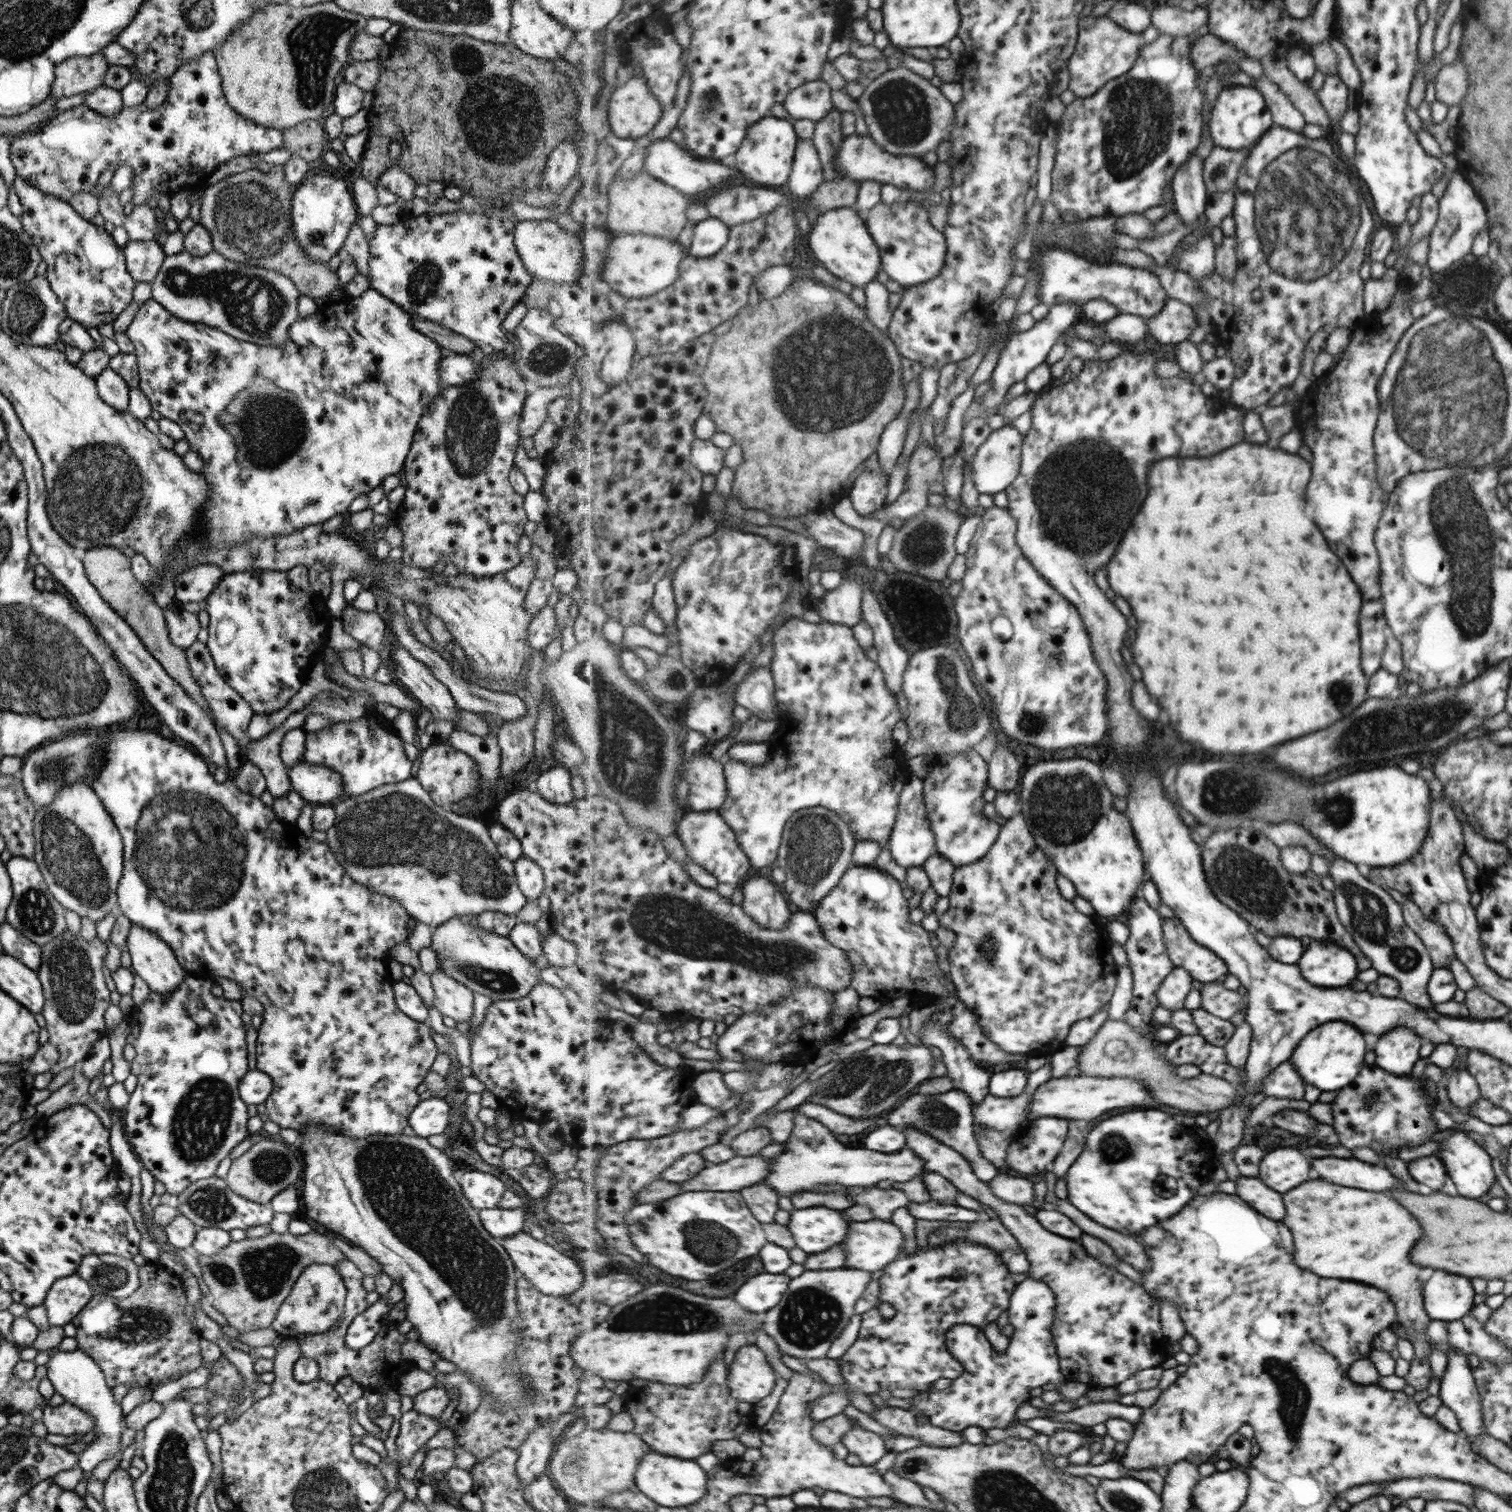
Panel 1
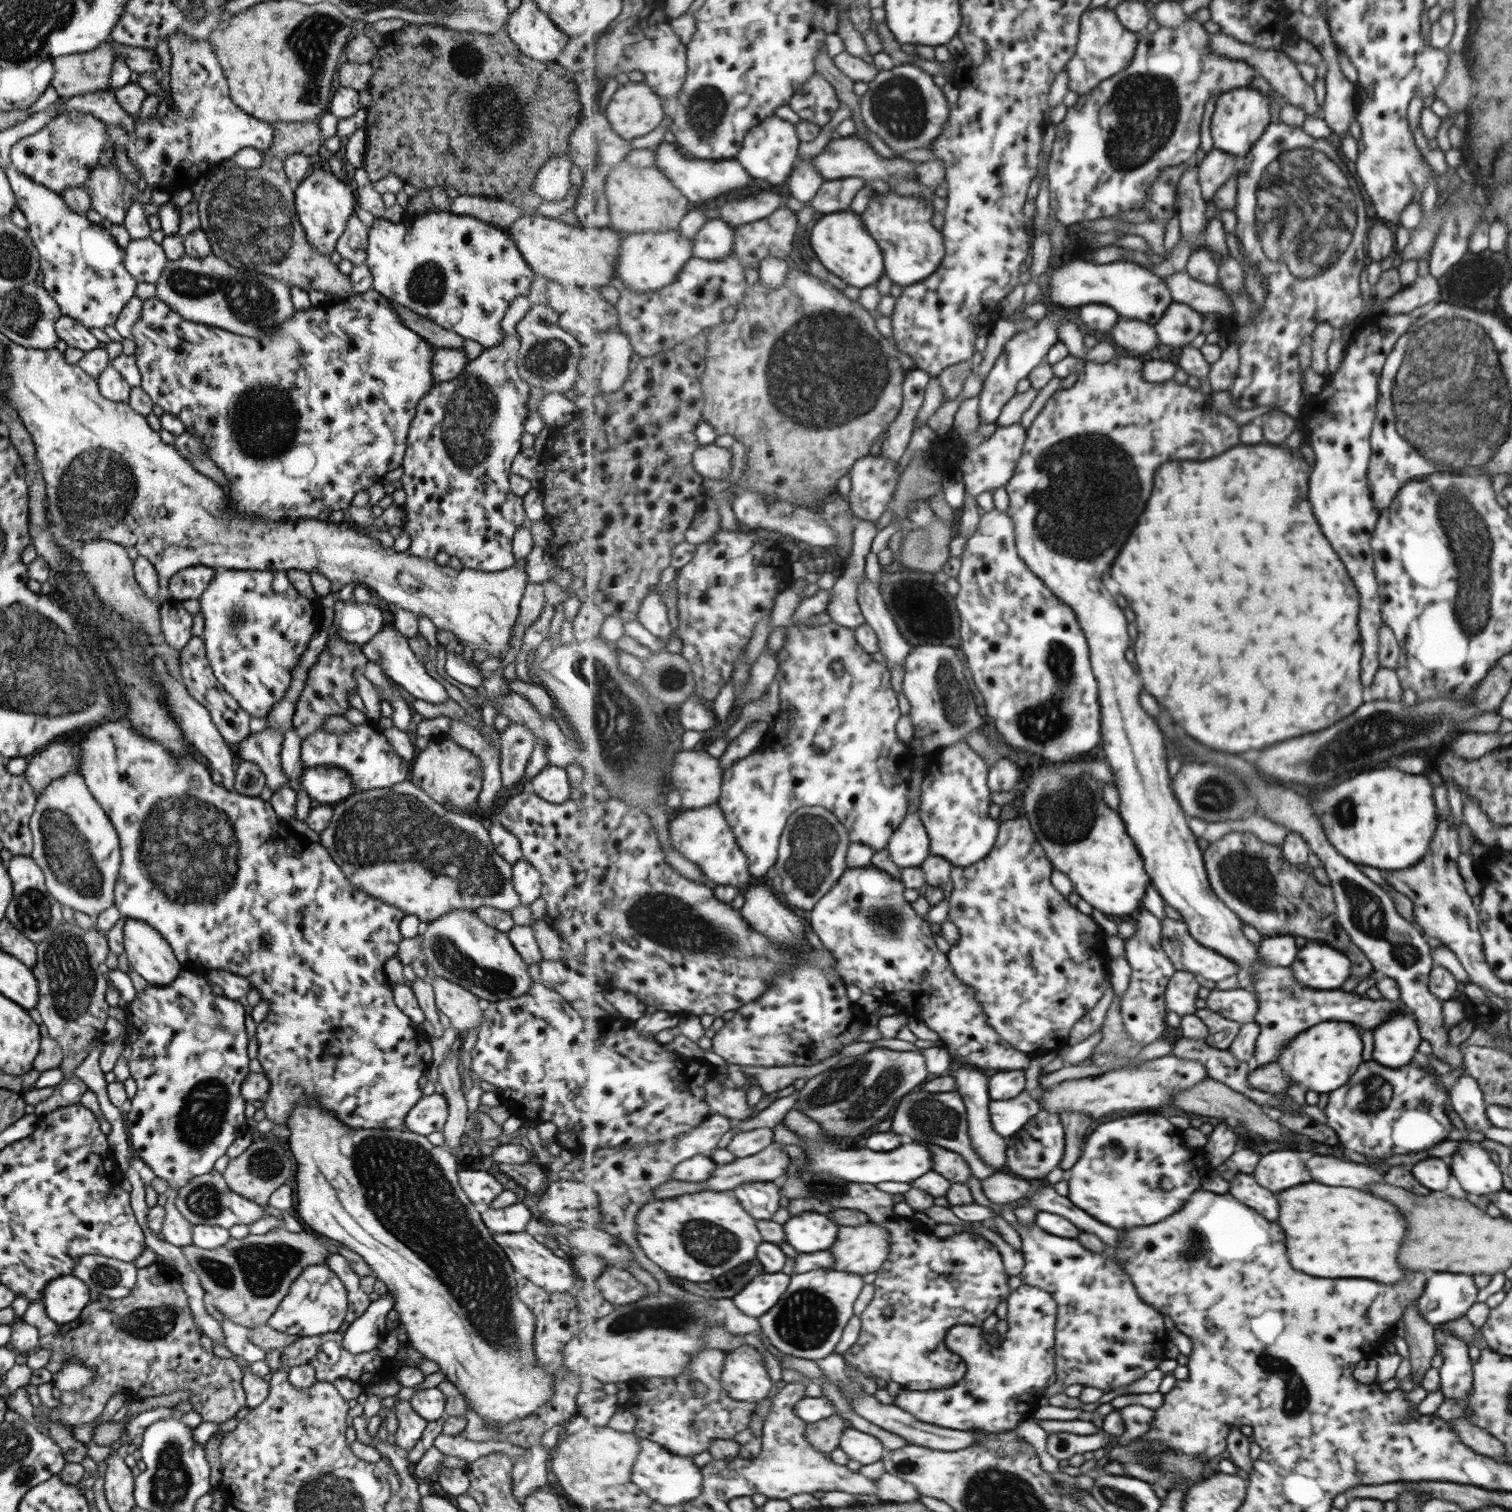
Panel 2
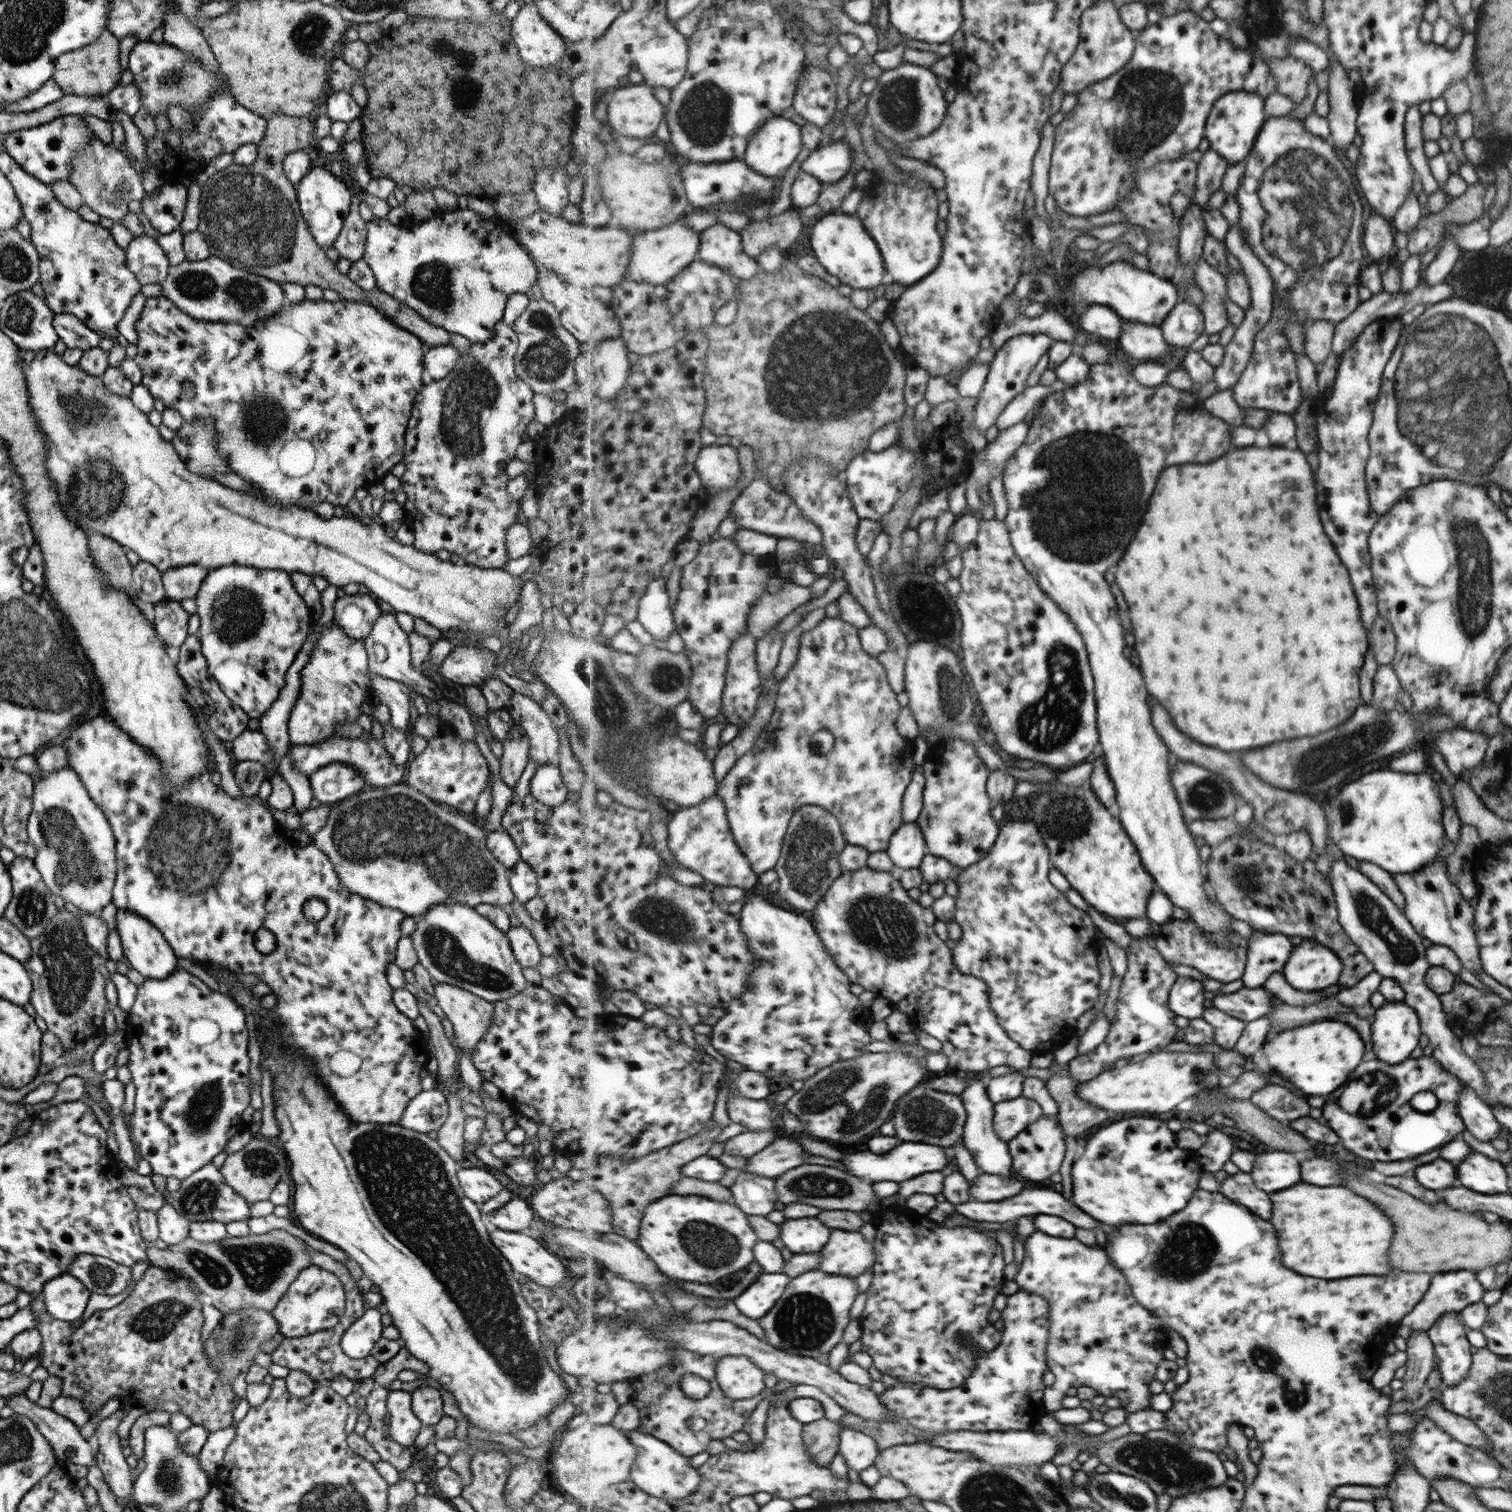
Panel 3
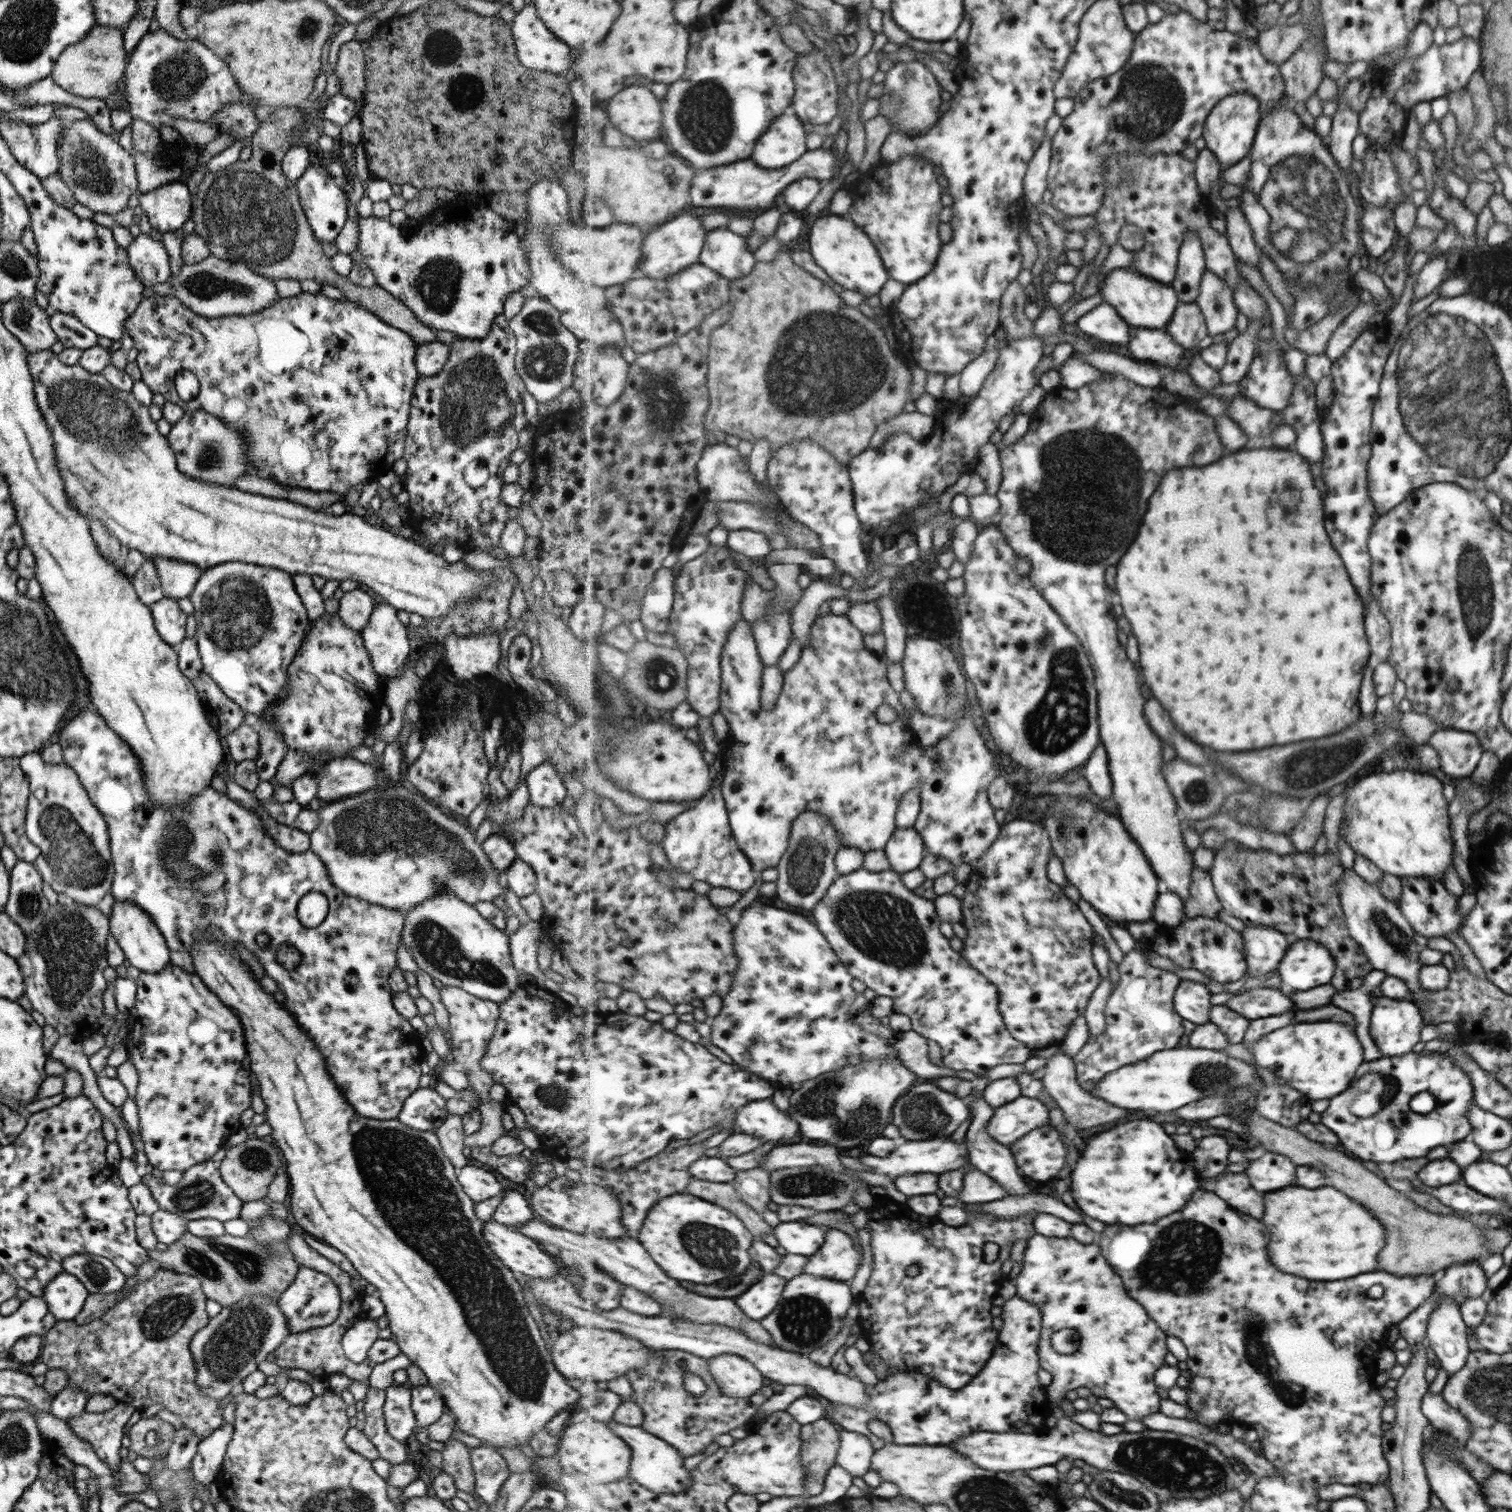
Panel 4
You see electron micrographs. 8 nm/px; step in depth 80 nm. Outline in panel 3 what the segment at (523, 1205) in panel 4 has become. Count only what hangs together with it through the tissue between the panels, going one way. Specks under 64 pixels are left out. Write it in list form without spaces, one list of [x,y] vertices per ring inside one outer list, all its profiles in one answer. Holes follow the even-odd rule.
[[[512,1196],[501,1208],[487,1213],[487,1220],[499,1230],[524,1232],[533,1223],[534,1212],[529,1207],[523,1200]]]

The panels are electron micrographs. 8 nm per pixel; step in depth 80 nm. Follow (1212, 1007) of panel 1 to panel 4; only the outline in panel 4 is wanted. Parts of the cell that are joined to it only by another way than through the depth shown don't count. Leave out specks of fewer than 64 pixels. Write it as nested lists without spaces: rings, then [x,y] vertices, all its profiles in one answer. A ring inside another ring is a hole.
[[[1254,987],[1242,995],[1235,995],[1225,1005],[1249,1017],[1249,1020],[1277,1016],[1284,1010],[1296,1010],[1288,995],[1283,995],[1279,989],[1266,987]]]

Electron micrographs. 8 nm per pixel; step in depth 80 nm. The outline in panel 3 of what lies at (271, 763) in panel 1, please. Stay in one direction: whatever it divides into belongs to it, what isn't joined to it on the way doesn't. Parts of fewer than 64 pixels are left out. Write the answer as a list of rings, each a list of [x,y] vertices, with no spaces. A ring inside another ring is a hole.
[[[243,731],[235,740],[227,743],[229,751],[235,757],[235,761],[256,761],[262,765],[269,765],[269,778],[275,771],[273,762],[273,753],[271,747],[265,743],[265,737],[259,731]]]

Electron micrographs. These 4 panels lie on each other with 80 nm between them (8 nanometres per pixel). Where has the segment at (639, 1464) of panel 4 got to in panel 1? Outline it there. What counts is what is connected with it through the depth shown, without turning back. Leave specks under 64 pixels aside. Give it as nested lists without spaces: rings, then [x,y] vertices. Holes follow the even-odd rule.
[[[647,1449],[636,1472],[636,1485],[661,1506],[680,1507],[696,1503],[708,1489],[708,1472],[695,1459],[681,1459]]]

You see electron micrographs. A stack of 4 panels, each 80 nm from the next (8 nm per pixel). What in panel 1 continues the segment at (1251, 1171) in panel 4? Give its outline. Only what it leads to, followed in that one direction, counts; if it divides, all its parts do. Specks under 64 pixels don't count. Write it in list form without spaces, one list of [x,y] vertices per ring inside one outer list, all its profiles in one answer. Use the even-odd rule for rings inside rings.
[[[1299,1149],[1272,1150],[1263,1155],[1257,1179],[1277,1192],[1287,1192],[1297,1184],[1309,1180],[1309,1164]]]

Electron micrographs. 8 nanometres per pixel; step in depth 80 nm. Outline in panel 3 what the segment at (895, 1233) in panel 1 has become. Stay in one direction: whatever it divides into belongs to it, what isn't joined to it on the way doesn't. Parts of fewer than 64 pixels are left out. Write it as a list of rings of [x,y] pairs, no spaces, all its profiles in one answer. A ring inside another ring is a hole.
[[[833,1229],[831,1240],[820,1252],[817,1270],[855,1278],[876,1264],[875,1239],[866,1242],[861,1232]]]

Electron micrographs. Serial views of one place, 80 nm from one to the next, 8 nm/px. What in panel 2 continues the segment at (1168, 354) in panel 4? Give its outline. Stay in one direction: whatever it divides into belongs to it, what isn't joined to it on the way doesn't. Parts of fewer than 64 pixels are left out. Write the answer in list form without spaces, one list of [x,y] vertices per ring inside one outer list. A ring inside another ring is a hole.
[[[1120,317],[1110,338],[1125,350],[1145,356],[1162,348],[1156,326],[1138,318]]]

